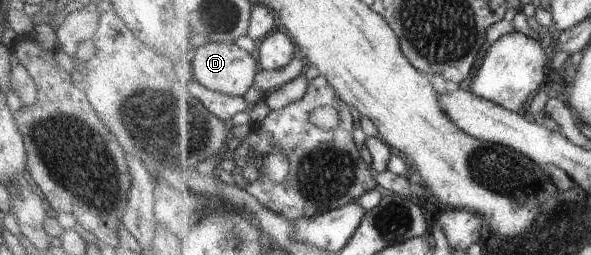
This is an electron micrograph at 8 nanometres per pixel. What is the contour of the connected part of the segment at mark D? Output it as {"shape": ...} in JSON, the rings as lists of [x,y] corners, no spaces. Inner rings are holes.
{"shape":[[[200,41],[186,71],[207,89],[227,95],[244,96],[255,84],[258,60],[235,43]]]}

